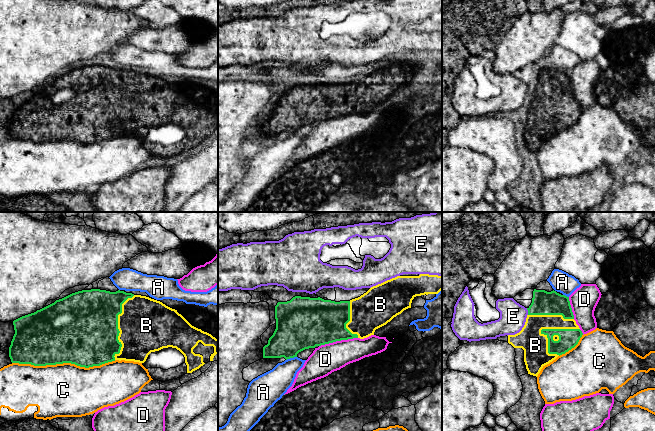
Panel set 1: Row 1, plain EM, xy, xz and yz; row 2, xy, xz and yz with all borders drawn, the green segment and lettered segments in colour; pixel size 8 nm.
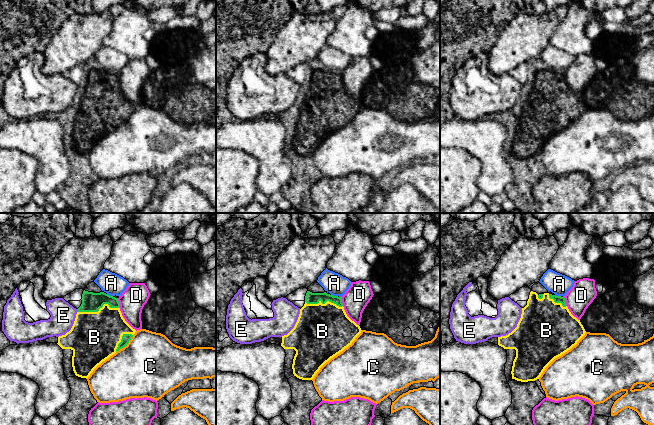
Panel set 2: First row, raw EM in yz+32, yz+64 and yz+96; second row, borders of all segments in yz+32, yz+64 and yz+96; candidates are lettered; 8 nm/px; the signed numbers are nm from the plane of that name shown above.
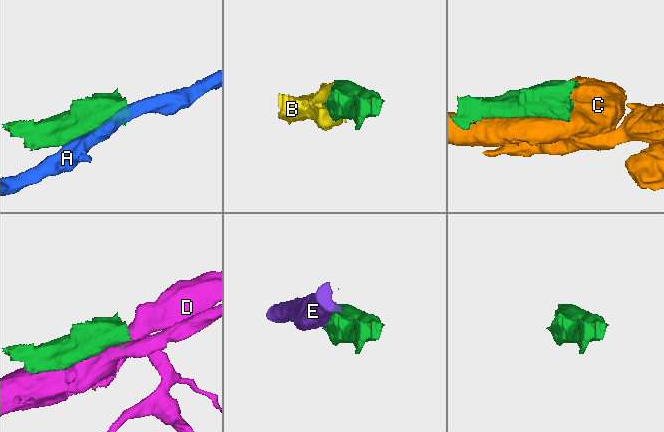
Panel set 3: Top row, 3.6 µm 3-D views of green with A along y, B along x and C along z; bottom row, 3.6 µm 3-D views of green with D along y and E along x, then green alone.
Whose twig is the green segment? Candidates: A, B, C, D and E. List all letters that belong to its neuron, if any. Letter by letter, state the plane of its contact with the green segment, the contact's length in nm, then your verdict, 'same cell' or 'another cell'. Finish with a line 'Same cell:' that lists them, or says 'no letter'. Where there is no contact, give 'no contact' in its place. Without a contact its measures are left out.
A: xz | 90 nm | another cell
B: yz | 320 nm | same cell
C: xy | 850 nm | another cell
D: xz | 320 nm | another cell
E: yz | 60 nm | another cell
Same cell: B

